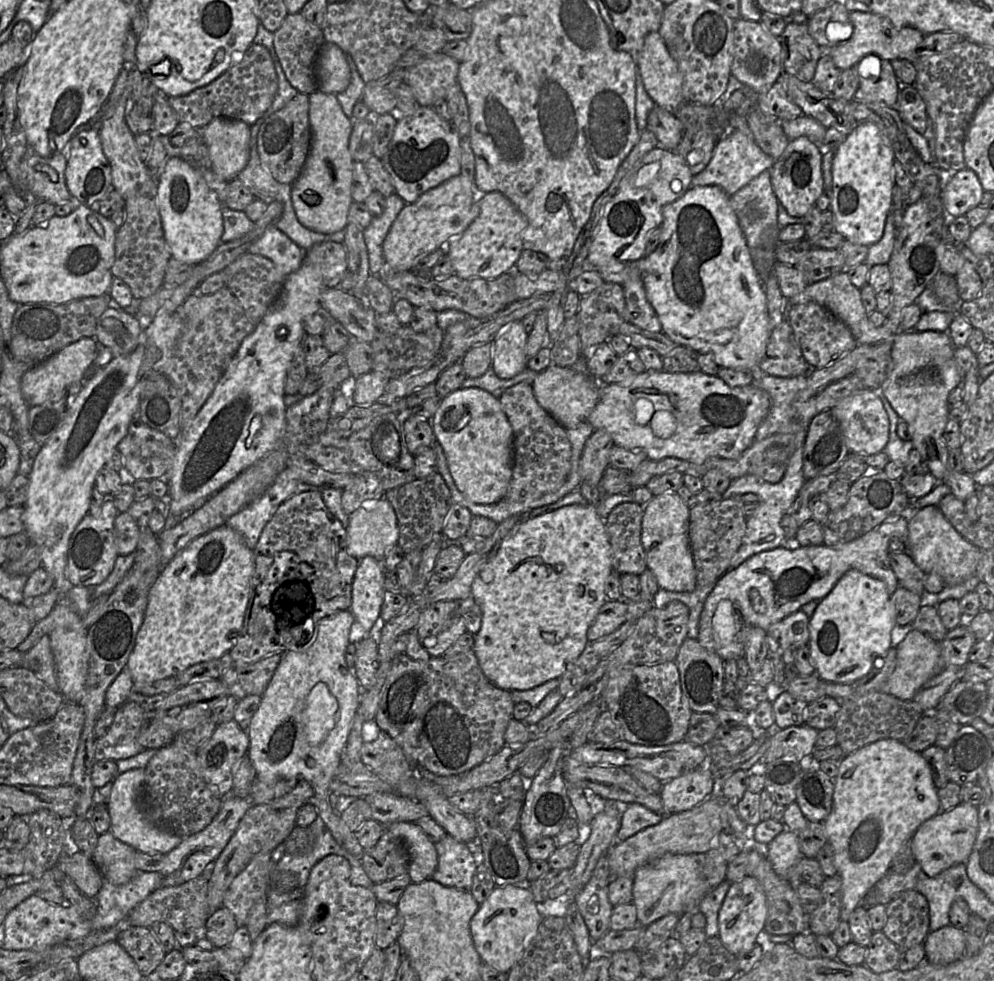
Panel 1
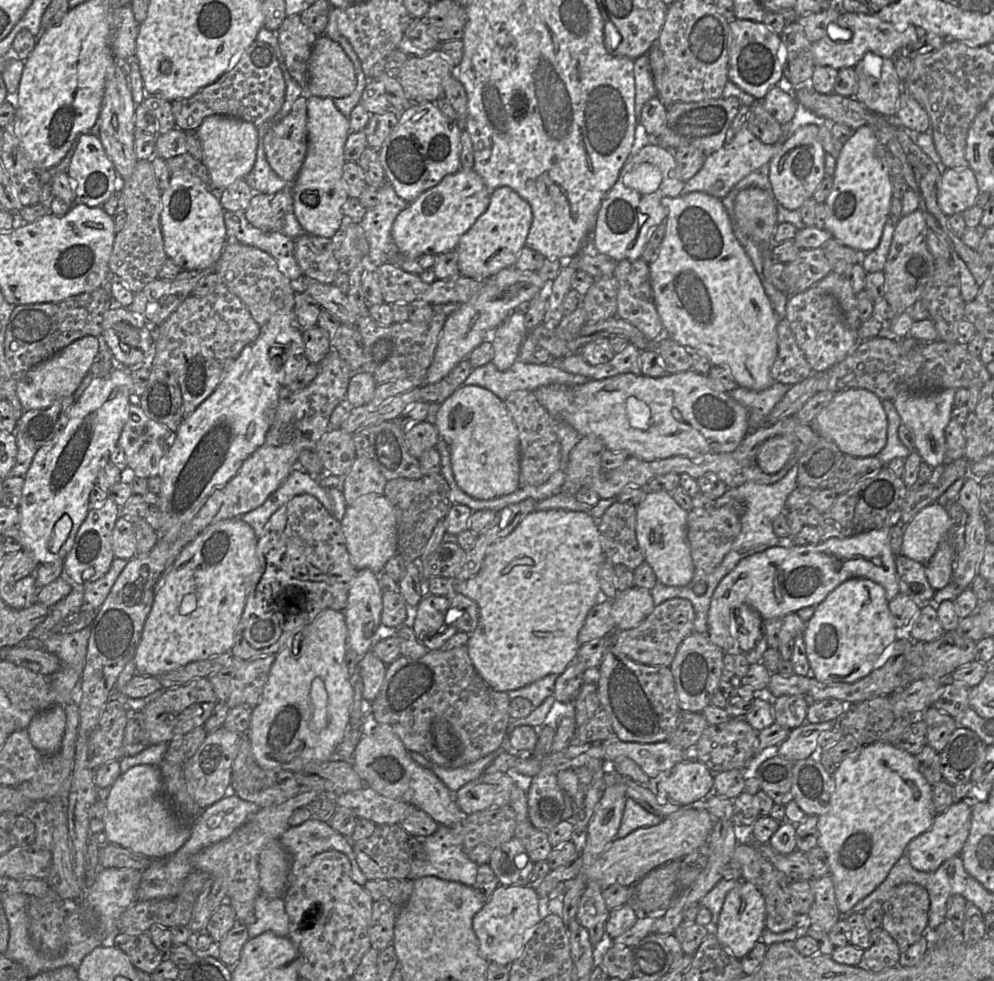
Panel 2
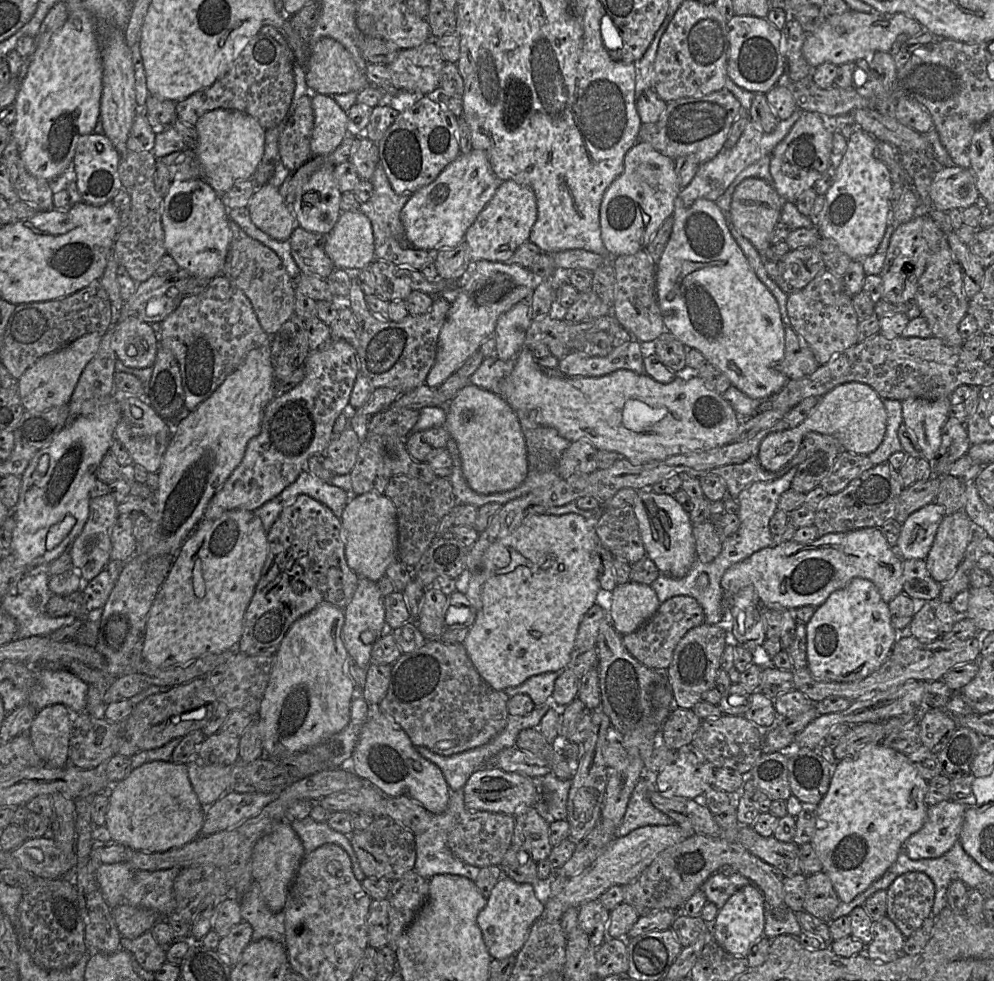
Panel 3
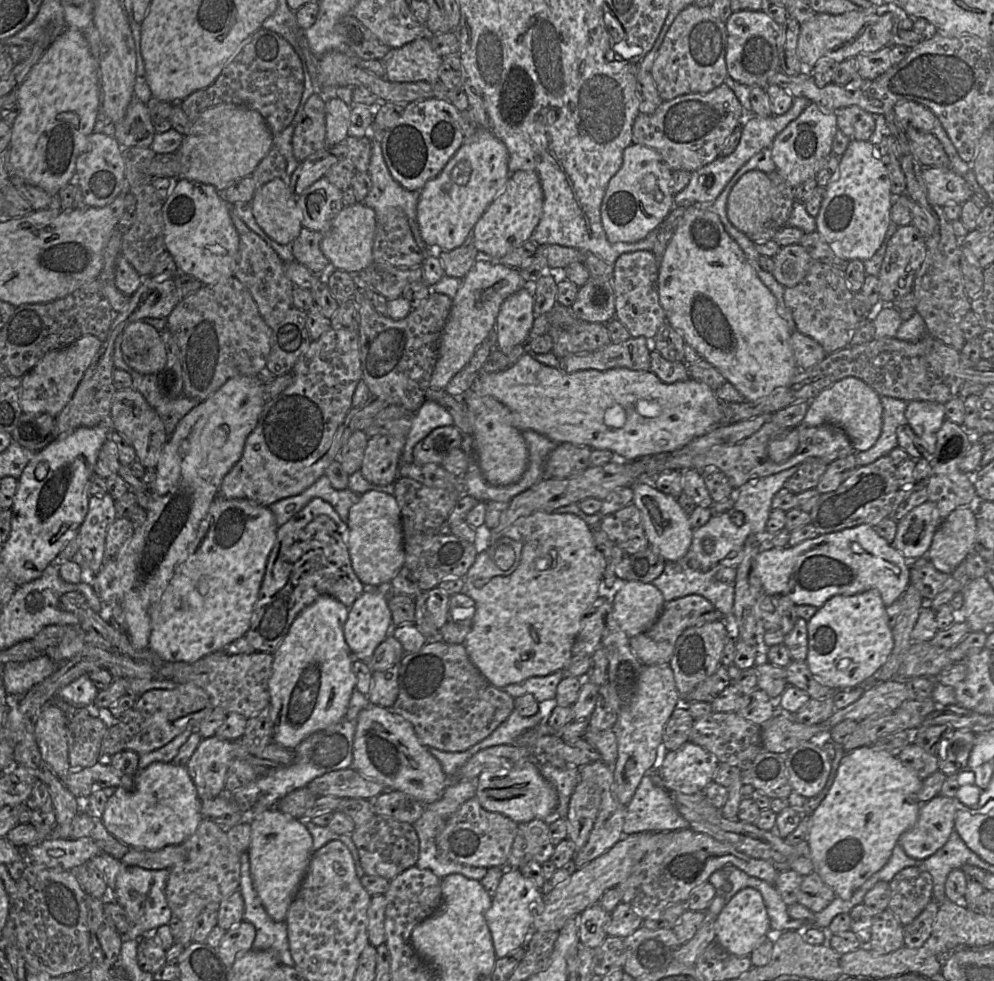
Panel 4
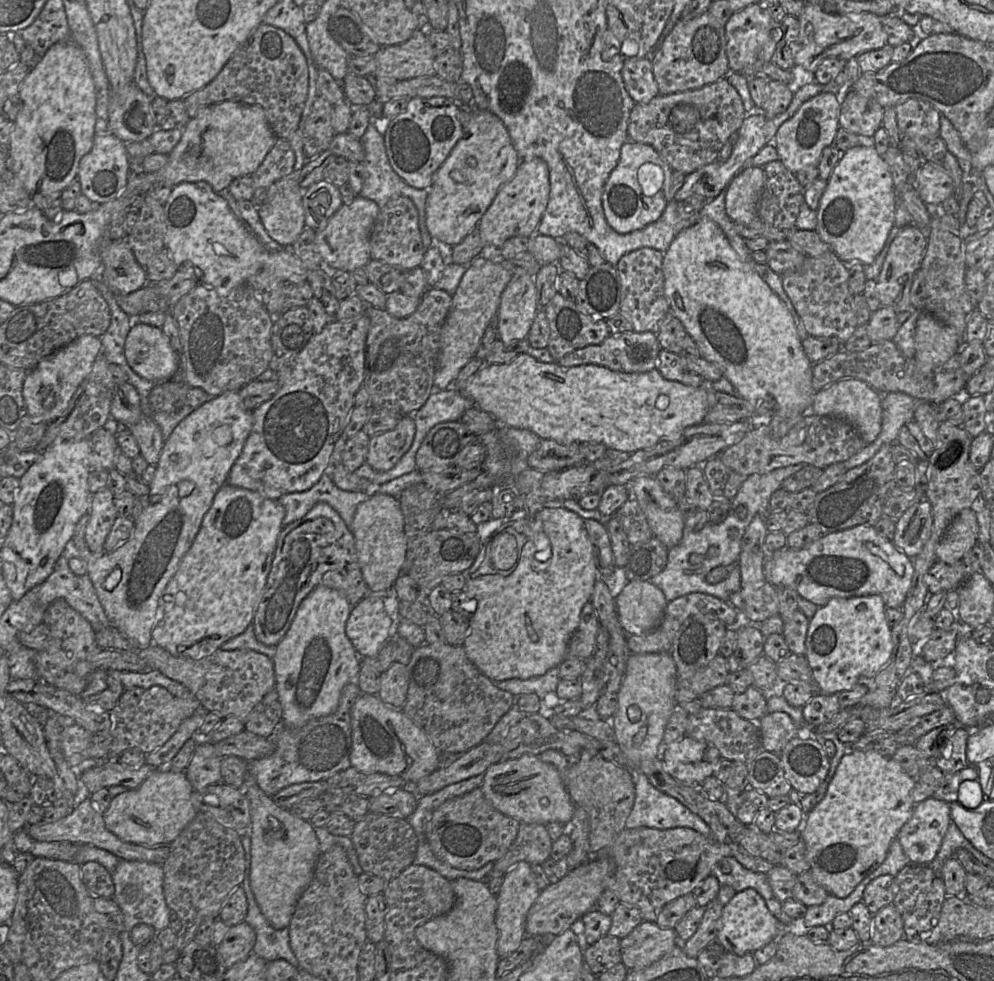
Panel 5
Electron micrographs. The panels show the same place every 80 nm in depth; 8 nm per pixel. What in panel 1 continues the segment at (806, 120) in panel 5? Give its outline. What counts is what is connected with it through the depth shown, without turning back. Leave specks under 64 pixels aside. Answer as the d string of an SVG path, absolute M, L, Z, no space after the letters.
M807 137L790 140L782 155L770 168L770 182L774 194L786 212L795 218L803 217L823 193L821 152Z

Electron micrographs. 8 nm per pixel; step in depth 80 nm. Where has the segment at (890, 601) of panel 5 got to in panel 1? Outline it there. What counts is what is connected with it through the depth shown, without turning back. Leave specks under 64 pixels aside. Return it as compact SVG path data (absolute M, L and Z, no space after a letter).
M899 516L888 517L885 522L865 535L842 545L828 547L822 544L794 550L778 547L755 554L736 568L727 570L716 581L704 603L699 619L697 641L723 660L741 658L743 644L739 640L739 631L733 641L726 645L720 645L714 639L712 619L719 602L730 600L745 624L767 631L771 625L800 610L808 602L823 599L850 569L859 570L883 581L892 596L899 587L899 582L889 561L889 541L892 537L896 537L897 533L891 529L891 522L896 522L899 518Z

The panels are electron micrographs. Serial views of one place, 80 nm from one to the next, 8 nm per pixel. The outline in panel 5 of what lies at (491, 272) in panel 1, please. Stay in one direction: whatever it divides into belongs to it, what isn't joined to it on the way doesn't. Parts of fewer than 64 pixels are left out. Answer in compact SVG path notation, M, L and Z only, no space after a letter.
M541 158L521 161L513 177L500 188L477 225L483 244L498 250L511 237L533 236L547 207L549 194L547 163Z

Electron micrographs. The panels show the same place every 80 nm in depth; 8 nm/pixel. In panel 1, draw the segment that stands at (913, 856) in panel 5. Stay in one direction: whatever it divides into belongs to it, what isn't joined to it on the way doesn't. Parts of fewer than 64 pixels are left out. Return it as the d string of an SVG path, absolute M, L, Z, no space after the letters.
M960 803L948 811L940 811L925 821L912 835L909 846L916 863L928 877L936 877L945 869L966 863L978 832L978 809L967 803Z

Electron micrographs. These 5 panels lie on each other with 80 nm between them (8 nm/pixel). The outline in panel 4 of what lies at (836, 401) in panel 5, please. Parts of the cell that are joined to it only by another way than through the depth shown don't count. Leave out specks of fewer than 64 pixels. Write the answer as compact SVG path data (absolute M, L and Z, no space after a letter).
M859 378L841 379L809 402L808 411L800 425L814 427L824 423L841 427L856 452L866 451L877 442L882 431L883 407L880 395Z

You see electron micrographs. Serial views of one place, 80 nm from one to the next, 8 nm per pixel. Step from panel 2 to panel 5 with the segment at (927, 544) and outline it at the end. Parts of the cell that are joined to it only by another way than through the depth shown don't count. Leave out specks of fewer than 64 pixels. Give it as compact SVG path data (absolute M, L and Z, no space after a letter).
M927 499L911 506L896 521L893 544L913 559L922 550L932 530L932 507Z

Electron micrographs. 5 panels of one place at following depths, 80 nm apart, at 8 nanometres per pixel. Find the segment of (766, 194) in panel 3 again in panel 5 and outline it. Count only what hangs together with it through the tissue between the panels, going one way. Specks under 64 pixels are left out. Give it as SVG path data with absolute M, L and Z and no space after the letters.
M750 166L739 171L727 187L725 209L728 217L743 225L758 218L758 202L764 185L762 167Z

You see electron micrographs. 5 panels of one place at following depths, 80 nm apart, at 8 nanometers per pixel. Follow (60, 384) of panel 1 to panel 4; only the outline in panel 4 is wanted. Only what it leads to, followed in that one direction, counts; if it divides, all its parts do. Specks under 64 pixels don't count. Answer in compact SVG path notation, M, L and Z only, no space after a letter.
M85 335L59 350L47 353L22 377L20 404L24 413L50 414L57 417L71 400L85 371L99 351L102 342L93 335Z

